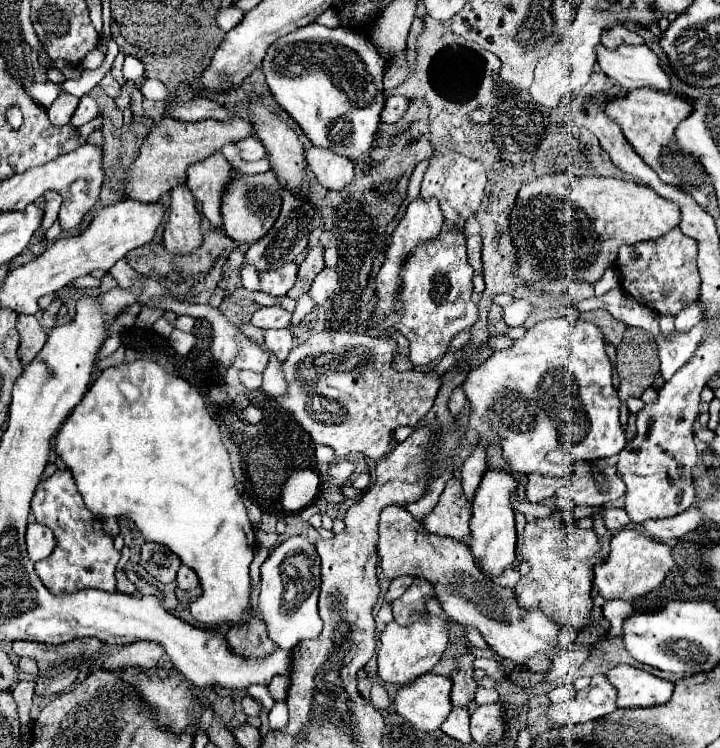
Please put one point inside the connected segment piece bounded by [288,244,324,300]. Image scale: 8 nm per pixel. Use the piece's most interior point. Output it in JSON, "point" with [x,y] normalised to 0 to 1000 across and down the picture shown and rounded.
{"point":[435,353]}

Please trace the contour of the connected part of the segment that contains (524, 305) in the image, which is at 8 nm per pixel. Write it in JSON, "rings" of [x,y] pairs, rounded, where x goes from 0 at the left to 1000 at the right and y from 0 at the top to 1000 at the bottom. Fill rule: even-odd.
{"rings":[[[717,398],[711,406],[706,406],[706,409],[700,409],[697,412],[697,425],[700,425],[700,430],[711,439],[711,436],[728,436],[728,430],[733,428],[733,422],[742,417],[744,412],[736,406],[736,404],[731,404],[731,401],[725,401],[725,398]]]}

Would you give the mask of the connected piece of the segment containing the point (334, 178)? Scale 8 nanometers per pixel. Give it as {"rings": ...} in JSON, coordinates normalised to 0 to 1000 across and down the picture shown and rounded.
{"rings":[[[433,195],[431,201],[425,201],[425,214],[439,241],[456,254],[475,254],[492,235],[492,217],[486,217],[486,211],[464,206],[461,201]]]}

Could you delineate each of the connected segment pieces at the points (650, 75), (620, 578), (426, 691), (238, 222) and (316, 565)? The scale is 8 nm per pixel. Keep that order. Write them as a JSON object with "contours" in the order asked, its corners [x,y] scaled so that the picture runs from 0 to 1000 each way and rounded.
{"contours":[[[[892,59],[892,61],[861,61],[861,64],[856,64],[856,67],[844,67],[844,64],[839,64],[839,61],[831,61],[831,86],[833,86],[833,91],[836,91],[836,96],[839,96],[842,102],[858,107],[861,115],[869,118],[869,120],[878,120],[878,118],[906,118],[906,120],[917,120],[917,123],[936,123],[936,126],[942,126],[939,120],[933,120],[931,102],[919,94],[917,78],[914,78],[897,59]]],[[[861,709],[847,719],[844,746],[825,759],[825,783],[839,802],[864,799],[869,805],[881,805],[886,797],[911,789],[933,759],[936,746],[925,727],[897,717],[892,709]]],[[[594,898],[586,906],[578,906],[569,917],[558,917],[544,941],[550,952],[581,976],[600,979],[611,973],[628,949],[625,920],[625,906]]],[[[378,230],[342,235],[333,233],[325,241],[319,241],[319,249],[314,249],[308,259],[308,305],[311,313],[333,326],[350,326],[361,321],[383,297],[389,283],[389,249]]],[[[403,717],[389,730],[381,733],[375,746],[364,754],[364,783],[358,816],[364,816],[364,829],[369,834],[372,850],[389,864],[406,869],[419,856],[439,853],[447,845],[447,826],[442,824],[442,791],[444,791],[444,746],[436,727],[419,717]]]]}

